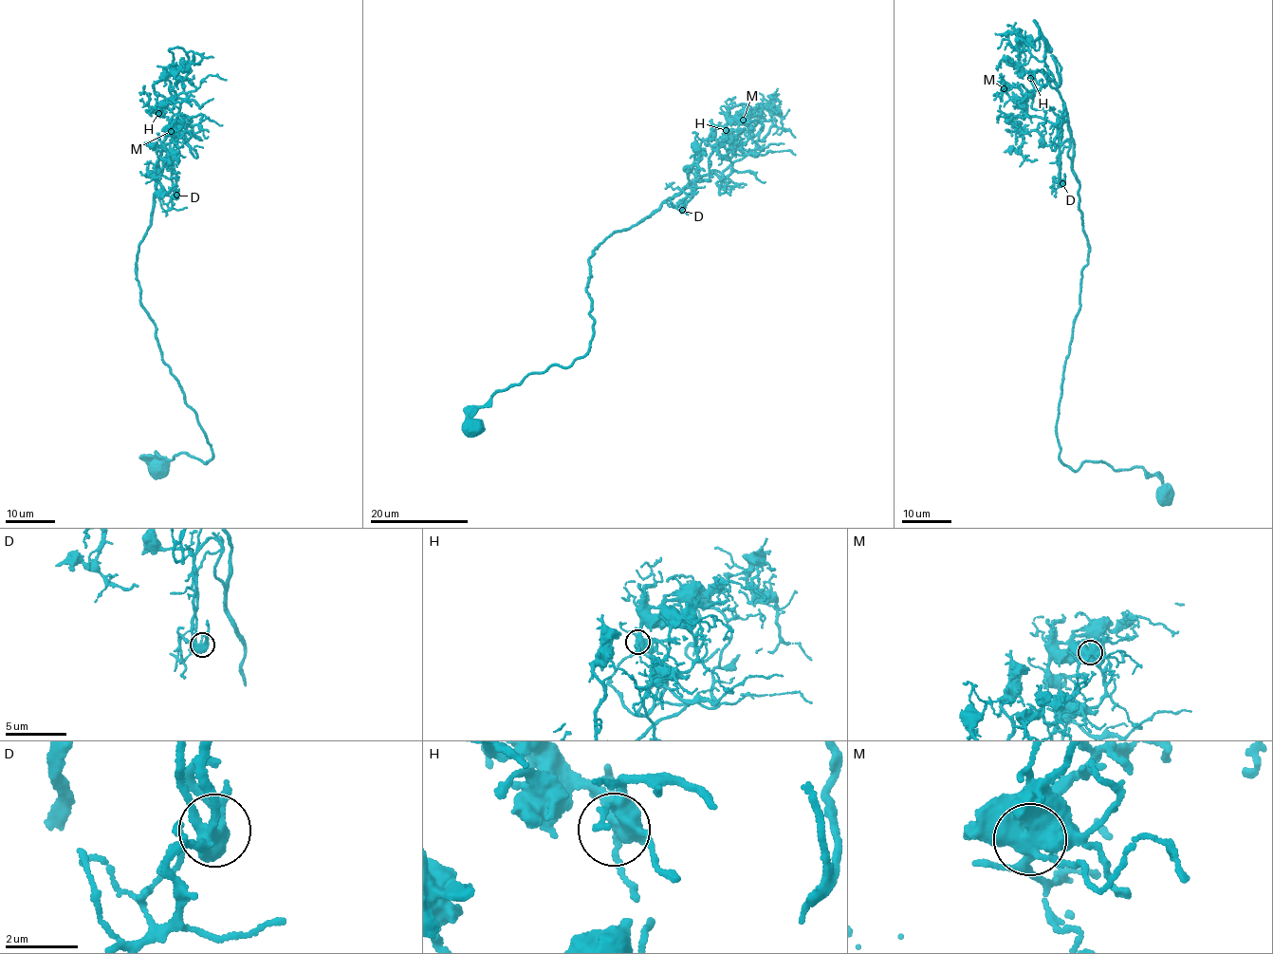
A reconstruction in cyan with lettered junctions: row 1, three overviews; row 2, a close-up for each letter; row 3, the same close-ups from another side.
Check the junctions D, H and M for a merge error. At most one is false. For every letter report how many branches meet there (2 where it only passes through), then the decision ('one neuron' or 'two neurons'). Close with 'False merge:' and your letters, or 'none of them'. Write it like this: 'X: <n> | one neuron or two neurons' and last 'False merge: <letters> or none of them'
D: 5 | one neuron
H: 5 | one neuron
M: 5 | one neuron
False merge: none of them

